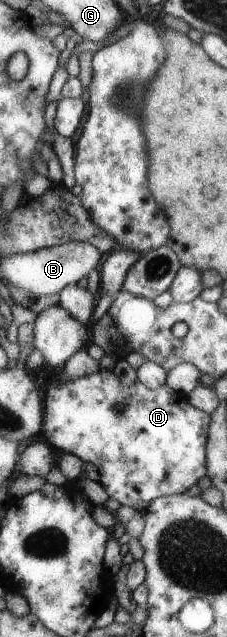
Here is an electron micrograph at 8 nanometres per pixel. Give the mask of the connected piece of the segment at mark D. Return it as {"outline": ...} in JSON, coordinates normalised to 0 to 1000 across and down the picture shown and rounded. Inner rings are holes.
{"outline":[[[445,578],[419,587],[286,603],[233,600],[207,612],[194,642],[189,677],[220,697],[260,711],[317,711],[357,724],[410,728],[436,743],[436,760],[471,771],[480,783],[595,802],[634,804],[696,782],[824,774],[916,746],[912,695],[930,655],[837,637],[824,620],[771,615],[731,603],[670,612],[604,597],[559,608],[493,582]]]}

